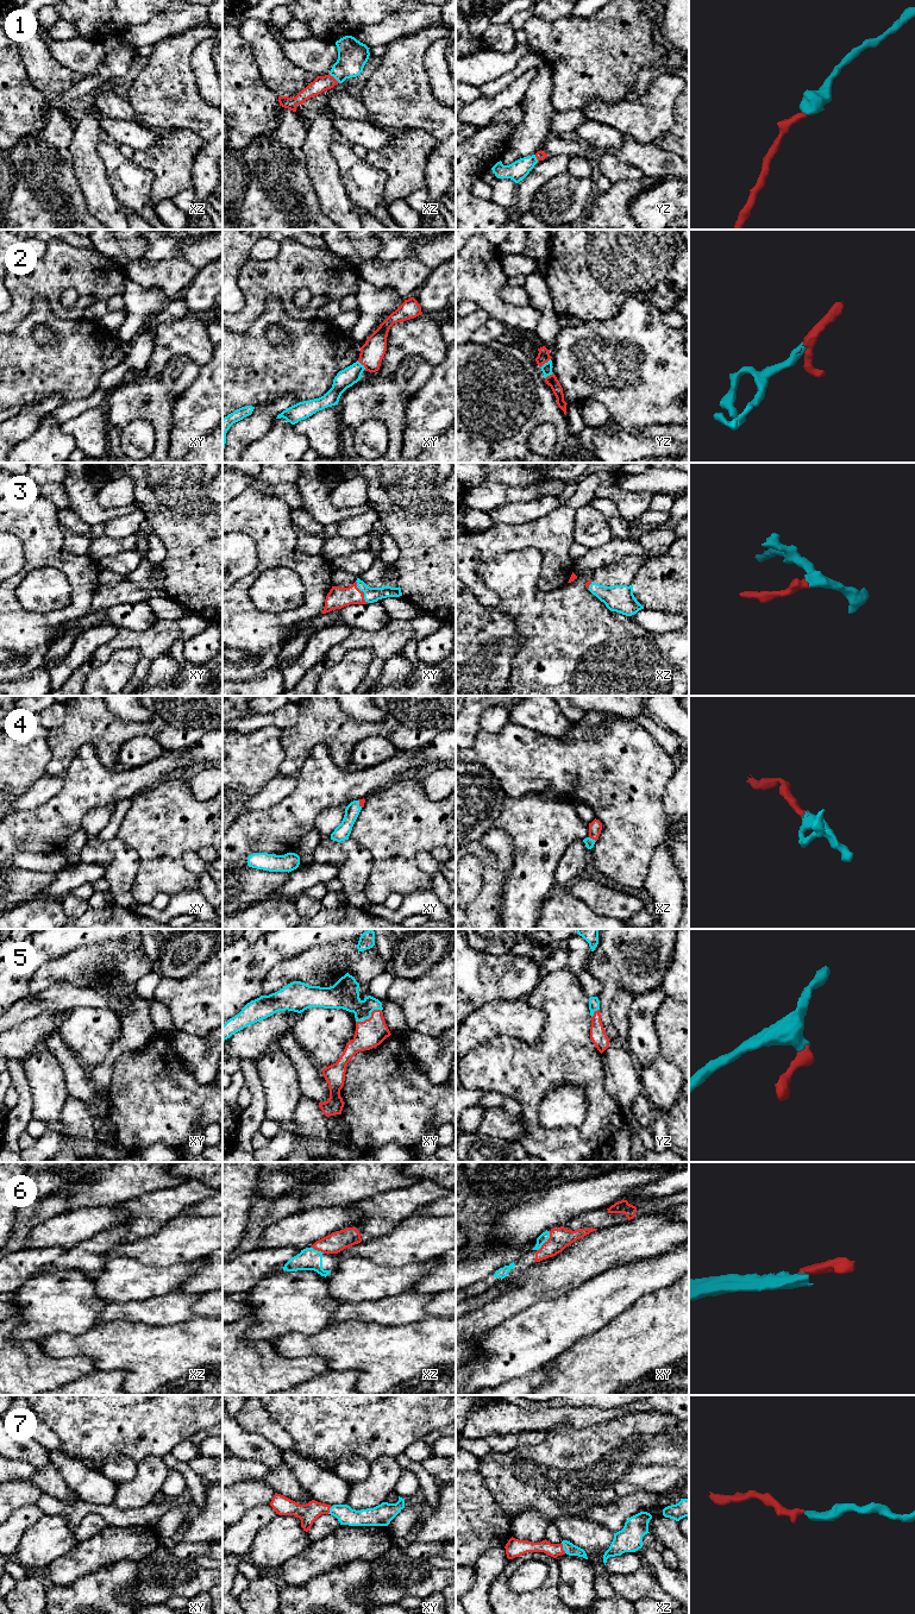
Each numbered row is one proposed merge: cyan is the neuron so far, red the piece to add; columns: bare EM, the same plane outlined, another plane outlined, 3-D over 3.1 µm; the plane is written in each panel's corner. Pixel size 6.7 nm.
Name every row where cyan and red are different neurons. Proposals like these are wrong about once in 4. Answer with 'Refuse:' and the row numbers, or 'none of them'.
Refuse: none of them

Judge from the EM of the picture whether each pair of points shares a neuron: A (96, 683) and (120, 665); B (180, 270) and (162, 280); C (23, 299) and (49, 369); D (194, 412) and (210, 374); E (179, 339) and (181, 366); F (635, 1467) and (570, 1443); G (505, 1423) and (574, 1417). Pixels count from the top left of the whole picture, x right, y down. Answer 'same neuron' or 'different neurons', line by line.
A: same neuron
B: same neuron
C: different neurons
D: same neuron
E: different neurons
F: same neuron
G: same neuron

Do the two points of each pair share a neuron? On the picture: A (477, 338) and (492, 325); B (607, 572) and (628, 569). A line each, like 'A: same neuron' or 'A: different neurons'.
A: same neuron
B: same neuron

